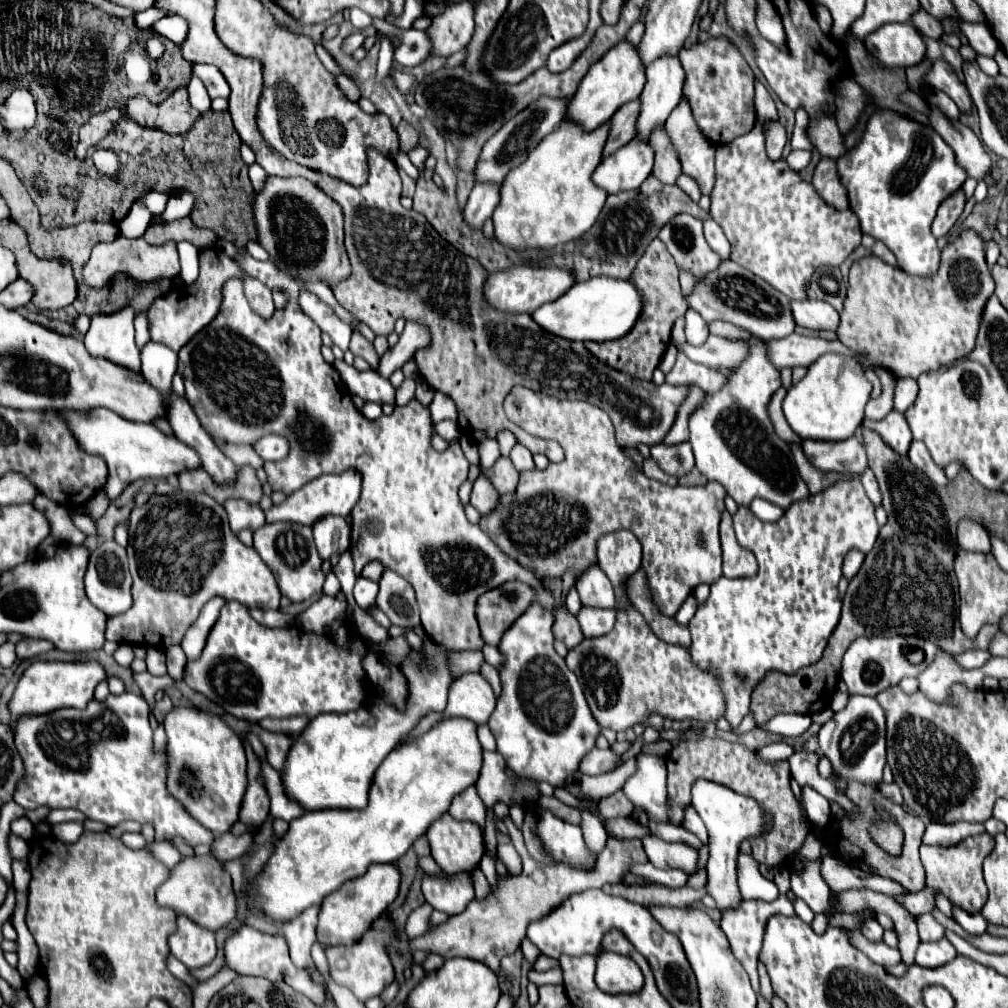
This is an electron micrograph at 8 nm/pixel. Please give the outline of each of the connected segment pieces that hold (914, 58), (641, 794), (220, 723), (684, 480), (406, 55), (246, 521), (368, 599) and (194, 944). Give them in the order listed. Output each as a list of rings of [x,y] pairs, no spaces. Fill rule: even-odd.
[[[884,24],[866,38],[868,50],[886,66],[914,66],[926,54],[926,44],[918,28],[906,24]]]
[[[640,754],[636,772],[626,780],[624,794],[634,806],[646,808],[650,820],[666,822],[666,760],[658,754]]]
[[[172,708],[164,718],[164,730],[166,730],[166,766],[168,766],[168,780],[166,786],[182,806],[186,806],[186,812],[194,816],[202,826],[206,826],[212,834],[224,834],[238,822],[238,810],[242,806],[242,798],[246,792],[246,754],[242,748],[240,736],[214,712],[198,710],[198,708]]]
[[[694,468],[690,474],[686,474],[686,476],[682,476],[680,480],[678,480],[678,484],[680,486],[704,486],[708,480]]]
[[[410,28],[410,30],[396,30],[402,44],[394,54],[394,60],[406,68],[418,66],[424,60],[428,60],[434,52],[434,46],[430,44],[430,38],[426,32]]]
[[[230,498],[224,502],[224,508],[226,508],[230,528],[234,530],[234,534],[238,534],[244,528],[256,530],[258,526],[264,524],[264,512],[260,510],[258,504],[246,502],[242,498]]]
[[[362,576],[356,580],[354,598],[356,598],[356,604],[358,604],[360,608],[368,610],[370,606],[374,606],[376,594],[378,594],[378,582],[372,582],[372,580],[362,578]]]
[[[178,916],[178,928],[168,936],[170,952],[190,970],[210,964],[216,956],[214,932],[198,926],[186,916]]]

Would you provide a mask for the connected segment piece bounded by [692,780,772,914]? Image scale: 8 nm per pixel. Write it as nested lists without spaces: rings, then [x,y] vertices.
[[[698,780],[692,786],[692,806],[706,824],[708,830],[708,844],[710,844],[710,860],[706,866],[708,872],[708,882],[706,882],[706,892],[714,898],[716,908],[720,914],[726,910],[734,910],[740,906],[742,896],[738,888],[738,876],[736,876],[736,862],[738,862],[738,846],[746,838],[762,836],[772,828],[770,818],[764,814],[762,806],[750,798],[736,794],[734,790],[708,782],[708,780]]]

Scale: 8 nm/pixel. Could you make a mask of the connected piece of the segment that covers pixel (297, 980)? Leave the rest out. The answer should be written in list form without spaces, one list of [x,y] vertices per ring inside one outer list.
[[[242,926],[240,932],[230,936],[226,942],[226,964],[232,970],[236,970],[238,974],[262,976],[262,978],[270,978],[274,982],[286,982],[288,986],[292,986],[300,994],[308,996],[314,1004],[324,1004],[324,998],[326,998],[324,988],[318,986],[318,982],[314,982],[310,978],[310,974],[306,974],[306,970],[298,970],[292,964],[290,954],[288,954],[288,946],[286,946],[286,938],[282,938],[282,936],[272,936],[272,934],[260,932],[252,926]]]

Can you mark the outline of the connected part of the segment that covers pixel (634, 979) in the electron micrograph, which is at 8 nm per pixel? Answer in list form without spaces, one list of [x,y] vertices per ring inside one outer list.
[[[600,952],[596,957],[595,981],[606,994],[636,994],[642,988],[644,976],[632,958]]]

